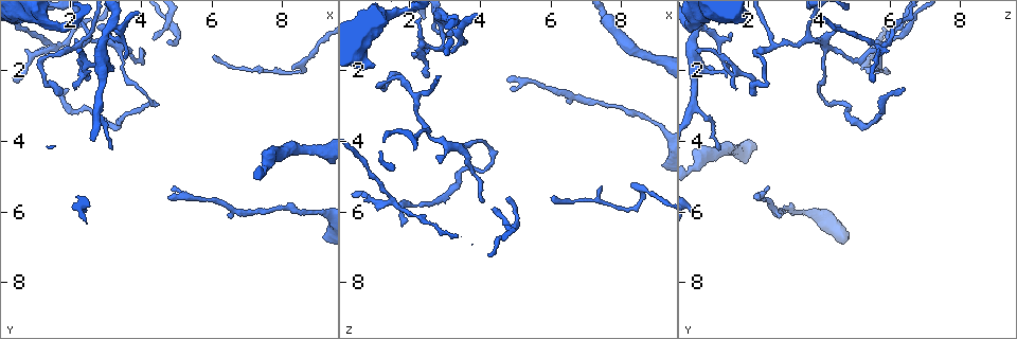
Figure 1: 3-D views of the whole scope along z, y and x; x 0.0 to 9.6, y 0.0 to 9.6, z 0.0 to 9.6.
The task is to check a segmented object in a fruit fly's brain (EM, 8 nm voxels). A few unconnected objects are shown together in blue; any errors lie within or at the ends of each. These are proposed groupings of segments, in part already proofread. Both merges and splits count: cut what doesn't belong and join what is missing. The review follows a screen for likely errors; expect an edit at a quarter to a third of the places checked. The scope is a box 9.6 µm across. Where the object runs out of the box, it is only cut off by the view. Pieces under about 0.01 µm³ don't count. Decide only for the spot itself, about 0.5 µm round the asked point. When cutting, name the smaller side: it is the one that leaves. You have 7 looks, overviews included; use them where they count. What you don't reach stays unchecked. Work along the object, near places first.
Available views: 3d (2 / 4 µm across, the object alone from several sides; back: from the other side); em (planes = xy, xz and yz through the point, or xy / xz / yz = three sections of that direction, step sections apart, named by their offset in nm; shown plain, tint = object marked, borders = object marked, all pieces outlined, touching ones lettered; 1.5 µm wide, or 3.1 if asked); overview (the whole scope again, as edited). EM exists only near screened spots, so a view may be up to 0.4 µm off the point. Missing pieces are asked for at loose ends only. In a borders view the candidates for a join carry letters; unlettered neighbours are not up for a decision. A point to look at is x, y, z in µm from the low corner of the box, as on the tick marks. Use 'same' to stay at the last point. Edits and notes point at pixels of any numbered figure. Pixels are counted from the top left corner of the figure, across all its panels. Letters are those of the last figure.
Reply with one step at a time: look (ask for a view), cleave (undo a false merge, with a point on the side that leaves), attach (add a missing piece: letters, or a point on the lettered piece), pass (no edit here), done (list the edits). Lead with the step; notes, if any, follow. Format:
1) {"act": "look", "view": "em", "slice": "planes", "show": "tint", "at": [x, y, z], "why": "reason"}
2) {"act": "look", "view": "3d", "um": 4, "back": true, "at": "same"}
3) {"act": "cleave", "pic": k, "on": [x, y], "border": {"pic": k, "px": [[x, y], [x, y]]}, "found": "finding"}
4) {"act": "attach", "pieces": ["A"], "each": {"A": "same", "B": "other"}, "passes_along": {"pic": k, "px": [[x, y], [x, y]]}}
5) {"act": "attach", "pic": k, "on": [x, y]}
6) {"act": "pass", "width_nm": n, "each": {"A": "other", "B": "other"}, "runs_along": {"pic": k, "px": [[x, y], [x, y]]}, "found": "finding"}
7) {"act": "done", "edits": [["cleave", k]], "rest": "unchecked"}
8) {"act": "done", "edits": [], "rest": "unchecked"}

{"act": "look", "view": "3d", "um": 4, "at": [1.45, 1.40, 5.65], "why": "branch point"}

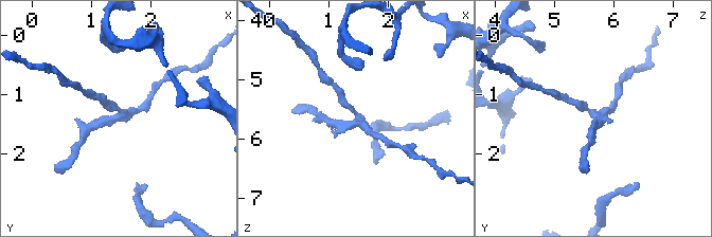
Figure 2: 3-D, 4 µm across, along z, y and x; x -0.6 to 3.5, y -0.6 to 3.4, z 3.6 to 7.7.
{"act": "look", "view": "em", "slice": "planes", "show": "borders", "at": [1.45, 1.35, 5.70], "arms": 3}

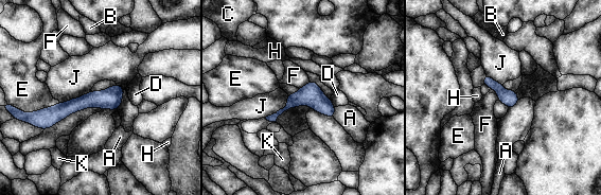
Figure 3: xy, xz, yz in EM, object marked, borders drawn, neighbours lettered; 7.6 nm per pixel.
{"act": "pass", "width_nm": 120, "each": {"A": "other", "B": "other", "C": "other", "D": "other", "E": "other", "F": "other", "H": "other", "J": "other", "K": "other"}, "border": {"pic": 3, "px": [[490, 88], [496, 92], [497, 100]]}, "found": "continuous, no second cell"}

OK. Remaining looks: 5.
{"act": "look", "view": "em", "slice": "planes", "show": "borders", "at": [1.65, 2.65, 2.15], "why": "an open end"}

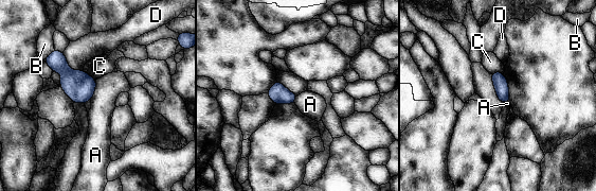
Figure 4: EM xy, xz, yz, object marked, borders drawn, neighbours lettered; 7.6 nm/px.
{"act": "pass", "each": {"A": "other", "B": "other", "C": "other", "D": "other"}, "border": {"pic": 4, "px": [[96, 80], [94, 93], [90, 99]]}, "found": "no lettered piece goes on from it"}

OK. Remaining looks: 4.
{"act": "look", "view": "3d", "um": 2, "at": [3.85, 1.75, 4.95], "why": "sharp bend"}

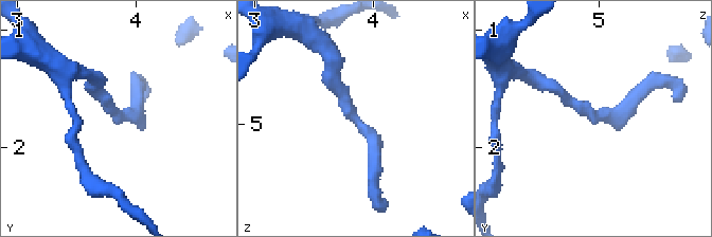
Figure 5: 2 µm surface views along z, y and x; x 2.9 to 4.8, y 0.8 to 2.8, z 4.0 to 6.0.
{"act": "look", "view": "em", "slice": "planes", "show": "borders", "at": [3.88, 1.76, 4.98], "why": "shape alone is not enough"}

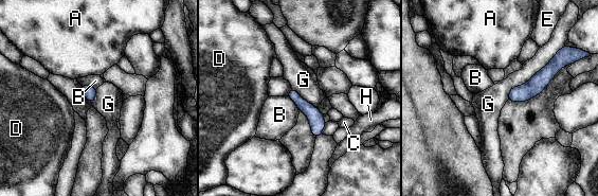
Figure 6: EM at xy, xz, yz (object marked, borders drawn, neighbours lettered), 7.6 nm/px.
{"act": "pass", "each": {"A": "other", "B": "other", "C": "other", "D": "other", "E": "other", "G": "other", "H": "other"}, "border": {"pic": 6, "px": [[558, 51], [512, 87], [507, 99]]}, "found": "continuous, no second cell"}

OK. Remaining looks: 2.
{"act": "done", "edits": [], "rest": "unchecked"}

